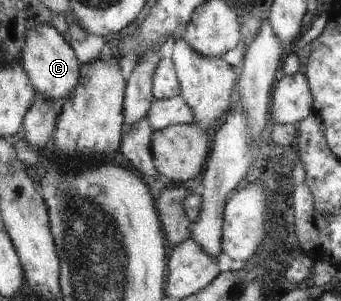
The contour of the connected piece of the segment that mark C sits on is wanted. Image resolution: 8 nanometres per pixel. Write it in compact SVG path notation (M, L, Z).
M43 23L43 25L27 31L21 61L31 83L35 85L37 93L45 95L47 99L57 103L57 106L63 105L63 101L67 97L71 97L71 93L79 85L82 63L79 61L78 54L74 50L74 46L65 41L63 34L59 34L51 23Z

